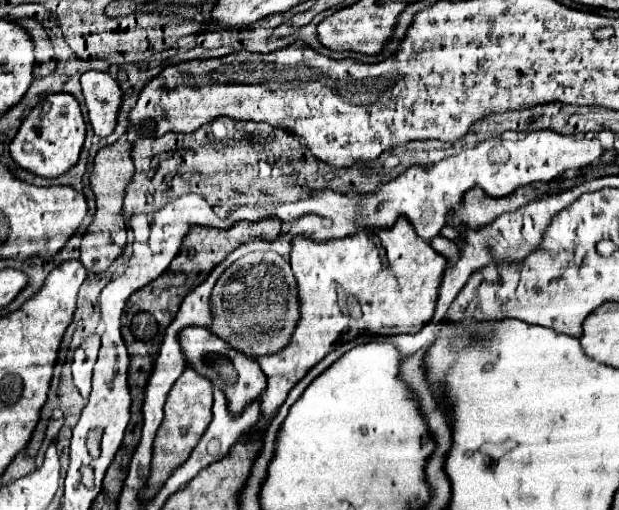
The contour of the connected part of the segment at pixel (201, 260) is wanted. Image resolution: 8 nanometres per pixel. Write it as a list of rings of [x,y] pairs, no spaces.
[[[267,218],[258,222],[238,221],[228,229],[215,228],[215,231],[211,227],[199,227],[199,225],[195,225],[185,235],[181,251],[173,259],[171,267],[161,277],[157,277],[153,283],[149,283],[141,291],[137,291],[131,297],[131,305],[135,305],[137,311],[151,313],[155,317],[155,321],[159,323],[159,327],[165,329],[171,323],[171,319],[175,317],[175,311],[179,307],[181,297],[185,297],[187,291],[191,291],[195,285],[203,283],[203,279],[209,275],[209,271],[211,271],[211,267],[215,267],[215,263],[221,263],[241,243],[246,243],[247,241],[251,241],[251,239],[273,240],[276,239],[280,232],[281,221],[278,218]]]

